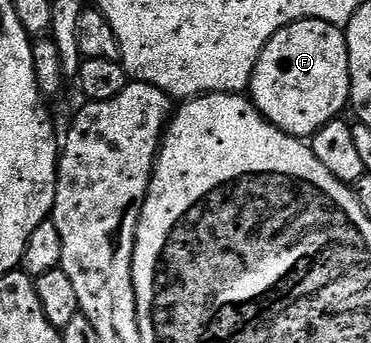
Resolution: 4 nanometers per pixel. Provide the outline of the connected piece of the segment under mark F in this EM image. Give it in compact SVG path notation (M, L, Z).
M298 20L284 26L264 46L250 79L248 96L259 114L284 134L299 138L314 136L320 126L339 119L350 102L350 55L345 31L323 20Z

